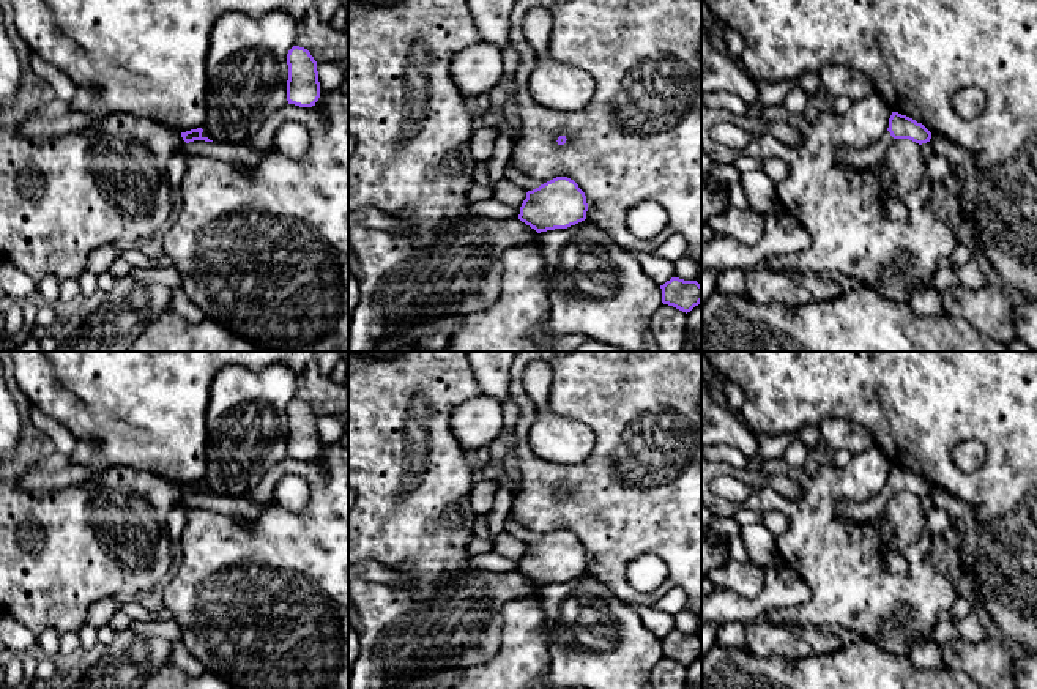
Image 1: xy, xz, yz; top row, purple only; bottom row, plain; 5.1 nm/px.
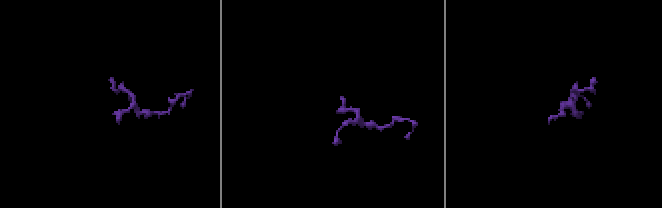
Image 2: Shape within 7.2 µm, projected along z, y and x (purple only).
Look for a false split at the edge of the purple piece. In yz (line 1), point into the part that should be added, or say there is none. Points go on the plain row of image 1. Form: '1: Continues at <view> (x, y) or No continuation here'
1: No continuation here

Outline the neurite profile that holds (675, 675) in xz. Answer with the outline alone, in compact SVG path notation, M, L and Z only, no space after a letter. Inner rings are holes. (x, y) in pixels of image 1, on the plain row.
M662 657L649 673L652 689L687 689L687 667Z

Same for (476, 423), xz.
M481 394L454 408L451 430L465 451L478 451L490 446L501 435L503 423L503 404Z

